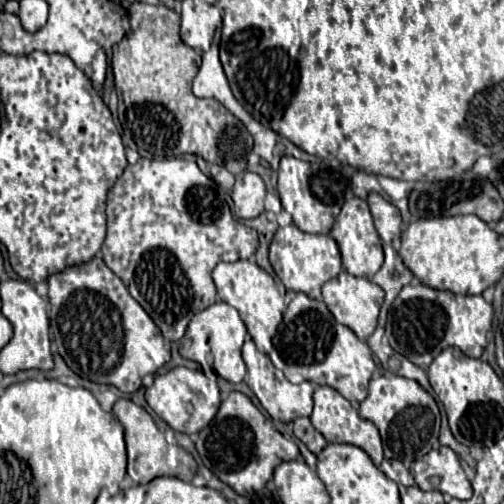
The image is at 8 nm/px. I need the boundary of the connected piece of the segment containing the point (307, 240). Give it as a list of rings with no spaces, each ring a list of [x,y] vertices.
[[[295,224],[279,228],[275,232],[269,248],[269,260],[287,290],[303,292],[315,300],[321,300],[321,286],[341,272],[341,254],[337,242],[331,236],[301,232]]]

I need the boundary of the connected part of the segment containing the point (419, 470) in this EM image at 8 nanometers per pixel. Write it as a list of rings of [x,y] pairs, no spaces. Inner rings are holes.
[[[441,446],[411,464],[411,474],[421,490],[439,490],[457,500],[471,498],[471,482],[467,480],[457,454]]]

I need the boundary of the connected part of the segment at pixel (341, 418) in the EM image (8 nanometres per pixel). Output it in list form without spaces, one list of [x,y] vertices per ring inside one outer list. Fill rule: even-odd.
[[[317,386],[315,394],[313,394],[313,414],[311,414],[311,424],[325,436],[327,442],[345,442],[345,444],[355,444],[361,450],[365,450],[373,464],[379,466],[383,460],[383,446],[381,446],[381,438],[379,438],[379,430],[375,428],[373,422],[359,418],[357,410],[351,406],[349,400],[345,400],[337,390],[333,390],[331,386]]]

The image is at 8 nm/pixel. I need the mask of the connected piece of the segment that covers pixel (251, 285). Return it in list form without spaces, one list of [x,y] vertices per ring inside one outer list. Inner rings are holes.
[[[239,260],[233,264],[219,262],[213,268],[213,280],[217,286],[219,298],[223,302],[231,304],[239,312],[243,324],[245,322],[245,326],[247,326],[247,332],[251,334],[253,342],[257,344],[257,350],[269,354],[273,348],[271,338],[275,336],[277,326],[285,312],[285,302],[283,302],[283,296],[279,294],[275,280],[267,272],[263,272],[257,264],[251,264],[249,260]]]

